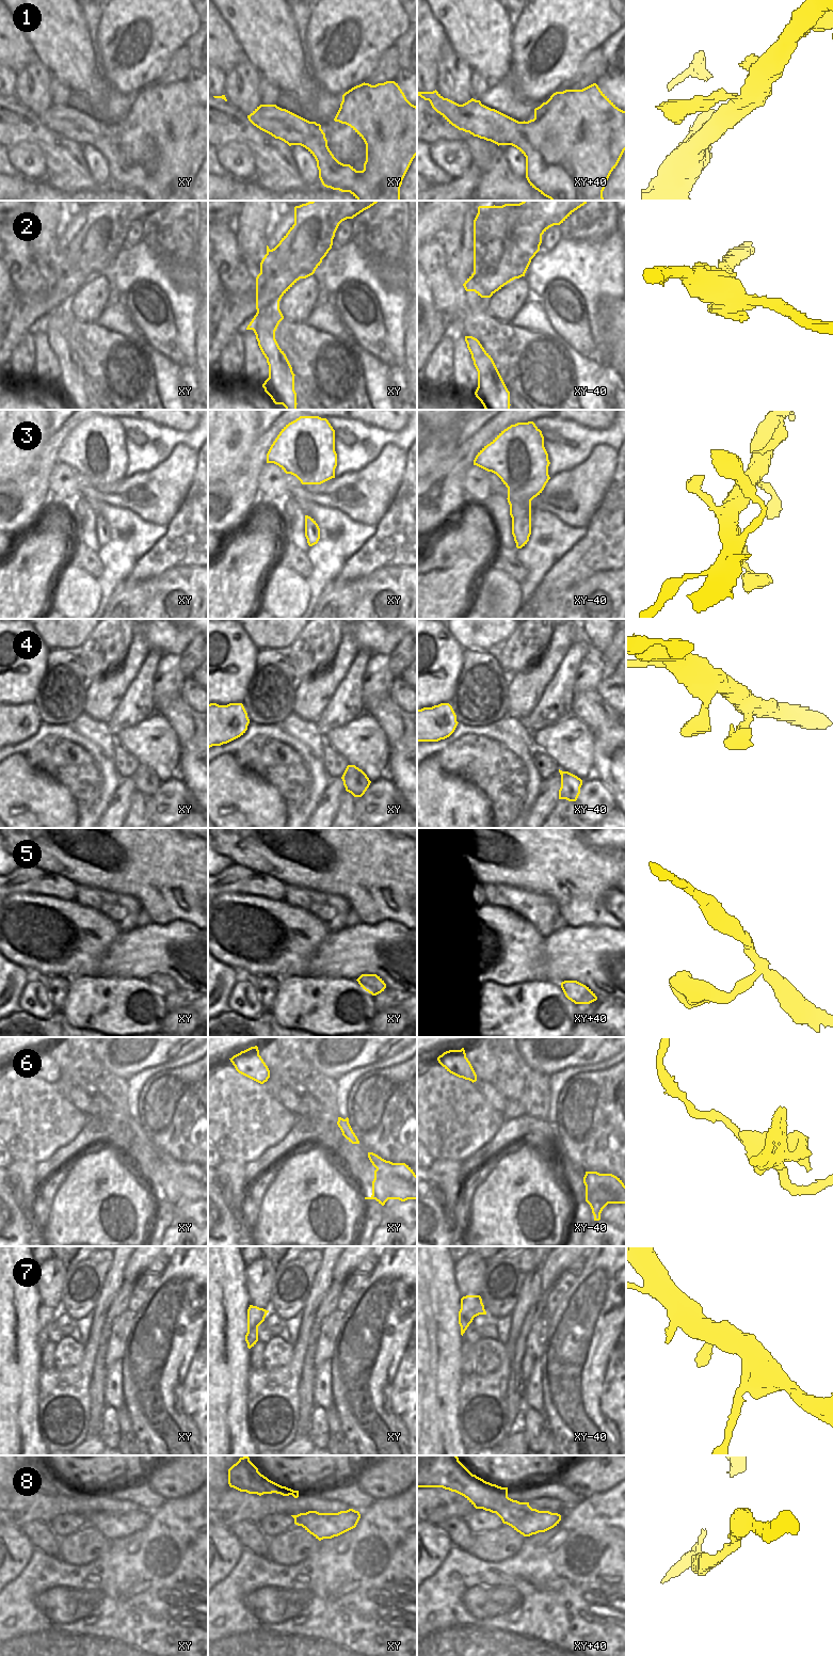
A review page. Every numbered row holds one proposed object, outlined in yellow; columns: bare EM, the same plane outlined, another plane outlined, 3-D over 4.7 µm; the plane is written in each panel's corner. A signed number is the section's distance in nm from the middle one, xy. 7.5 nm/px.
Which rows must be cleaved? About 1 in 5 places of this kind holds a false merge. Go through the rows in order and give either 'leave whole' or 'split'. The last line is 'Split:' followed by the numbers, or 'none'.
1: leave whole
2: split
3: leave whole
4: leave whole
5: leave whole
6: split
7: leave whole
8: leave whole
Split: 2, 6

